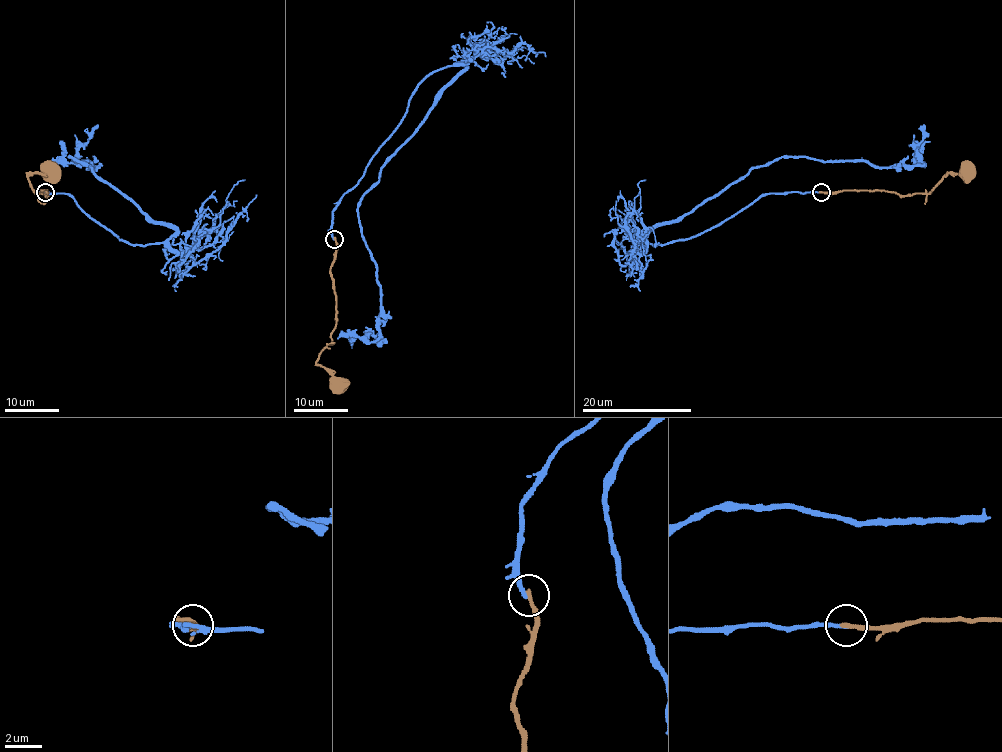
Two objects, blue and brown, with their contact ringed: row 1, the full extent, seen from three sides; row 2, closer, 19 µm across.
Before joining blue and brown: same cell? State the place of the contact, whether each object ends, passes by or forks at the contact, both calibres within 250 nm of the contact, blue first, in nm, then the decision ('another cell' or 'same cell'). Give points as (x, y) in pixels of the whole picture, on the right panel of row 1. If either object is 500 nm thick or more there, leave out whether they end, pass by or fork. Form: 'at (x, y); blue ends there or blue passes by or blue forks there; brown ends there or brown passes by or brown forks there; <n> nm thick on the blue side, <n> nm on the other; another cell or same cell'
at (821, 192); blue ends there; brown ends there; 240 nm thick on the blue side, 260 nm on the other; another cell

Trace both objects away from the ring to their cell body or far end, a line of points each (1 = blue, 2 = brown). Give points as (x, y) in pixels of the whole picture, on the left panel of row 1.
1: (44, 192), (68, 194), (122, 240), (144, 245), (175, 232), (69, 157), (91, 166), (76, 154), (98, 124)
2: (46, 192), (42, 191), (47, 191), (47, 195), (38, 194), (28, 178), (35, 172), (43, 173), (51, 168)

